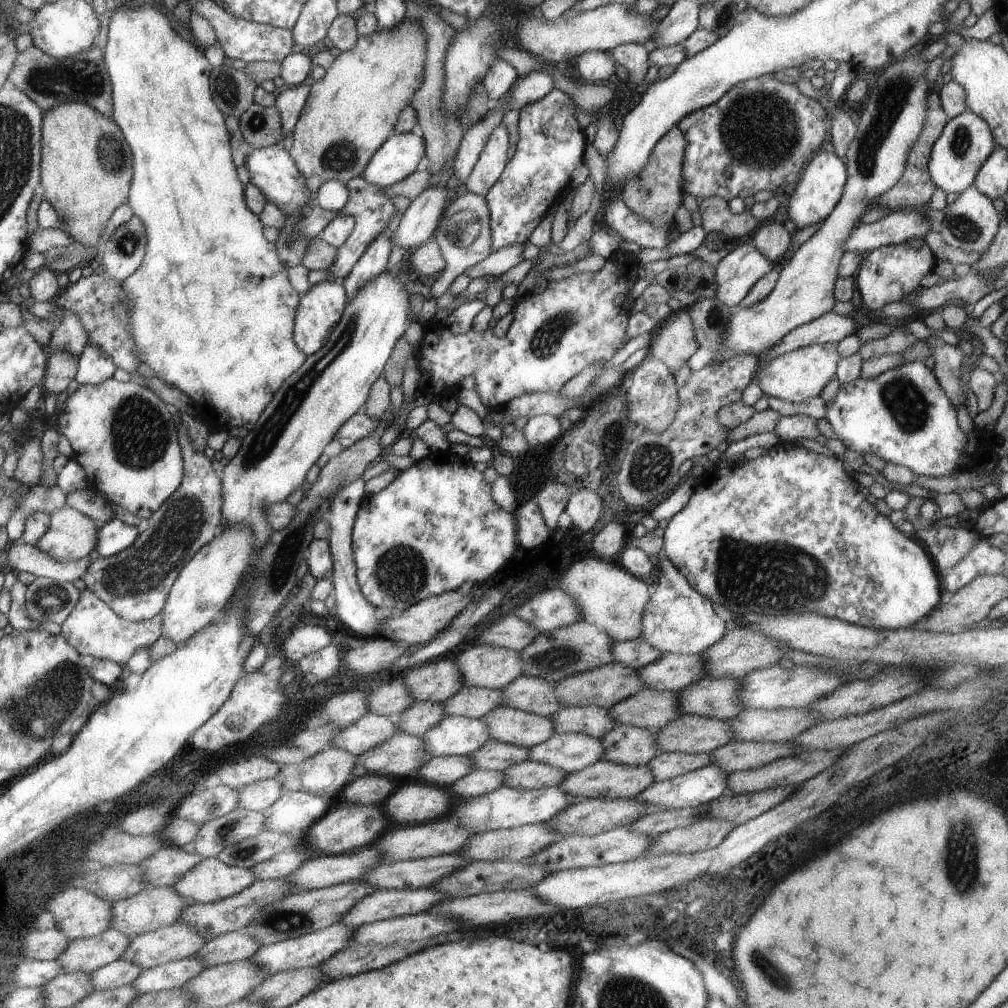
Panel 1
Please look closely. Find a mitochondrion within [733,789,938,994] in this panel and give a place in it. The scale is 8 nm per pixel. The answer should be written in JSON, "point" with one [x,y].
{"point":[773,975]}

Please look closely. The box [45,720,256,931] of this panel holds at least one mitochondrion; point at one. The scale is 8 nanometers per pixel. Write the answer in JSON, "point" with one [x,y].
{"point":[228,831]}

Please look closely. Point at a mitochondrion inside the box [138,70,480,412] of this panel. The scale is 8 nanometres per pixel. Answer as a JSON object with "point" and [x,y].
{"point":[340,156]}

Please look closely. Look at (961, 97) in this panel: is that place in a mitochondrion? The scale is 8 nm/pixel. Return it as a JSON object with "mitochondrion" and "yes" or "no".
{"mitochondrion":"no"}

